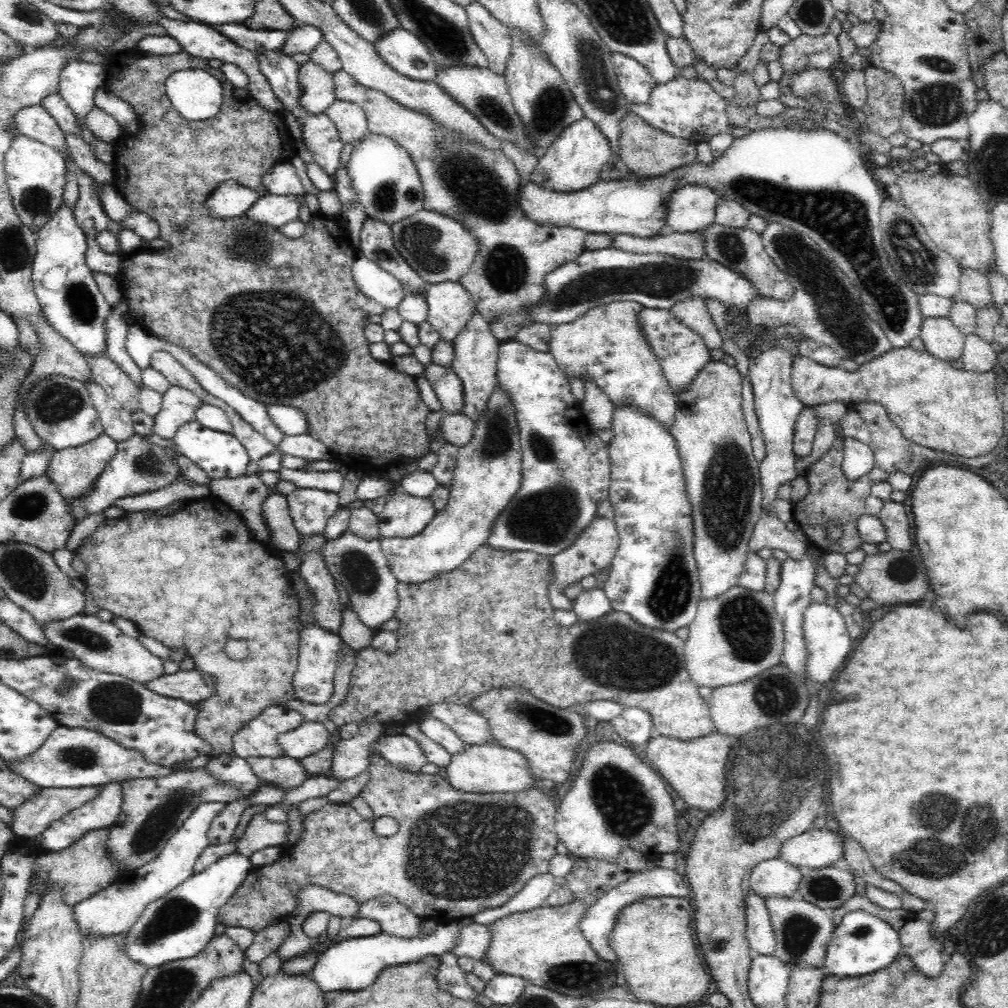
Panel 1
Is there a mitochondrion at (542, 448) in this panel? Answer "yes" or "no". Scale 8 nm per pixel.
yes

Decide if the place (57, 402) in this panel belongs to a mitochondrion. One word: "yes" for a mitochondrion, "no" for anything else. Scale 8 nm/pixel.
yes

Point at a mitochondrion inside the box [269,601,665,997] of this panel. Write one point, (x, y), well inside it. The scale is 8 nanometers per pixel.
(467, 850)

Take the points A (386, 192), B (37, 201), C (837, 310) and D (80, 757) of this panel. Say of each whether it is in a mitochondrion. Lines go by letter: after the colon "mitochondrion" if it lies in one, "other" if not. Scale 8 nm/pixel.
A: mitochondrion
B: mitochondrion
C: mitochondrion
D: mitochondrion

